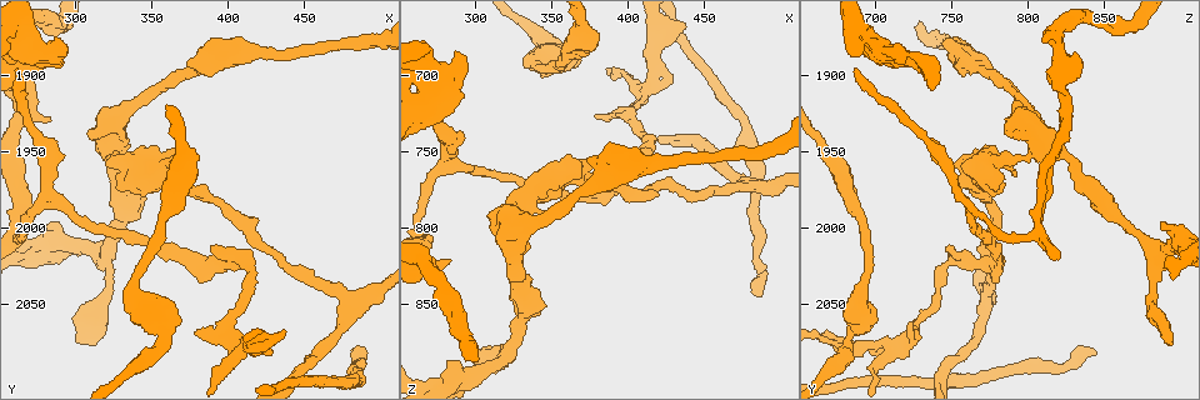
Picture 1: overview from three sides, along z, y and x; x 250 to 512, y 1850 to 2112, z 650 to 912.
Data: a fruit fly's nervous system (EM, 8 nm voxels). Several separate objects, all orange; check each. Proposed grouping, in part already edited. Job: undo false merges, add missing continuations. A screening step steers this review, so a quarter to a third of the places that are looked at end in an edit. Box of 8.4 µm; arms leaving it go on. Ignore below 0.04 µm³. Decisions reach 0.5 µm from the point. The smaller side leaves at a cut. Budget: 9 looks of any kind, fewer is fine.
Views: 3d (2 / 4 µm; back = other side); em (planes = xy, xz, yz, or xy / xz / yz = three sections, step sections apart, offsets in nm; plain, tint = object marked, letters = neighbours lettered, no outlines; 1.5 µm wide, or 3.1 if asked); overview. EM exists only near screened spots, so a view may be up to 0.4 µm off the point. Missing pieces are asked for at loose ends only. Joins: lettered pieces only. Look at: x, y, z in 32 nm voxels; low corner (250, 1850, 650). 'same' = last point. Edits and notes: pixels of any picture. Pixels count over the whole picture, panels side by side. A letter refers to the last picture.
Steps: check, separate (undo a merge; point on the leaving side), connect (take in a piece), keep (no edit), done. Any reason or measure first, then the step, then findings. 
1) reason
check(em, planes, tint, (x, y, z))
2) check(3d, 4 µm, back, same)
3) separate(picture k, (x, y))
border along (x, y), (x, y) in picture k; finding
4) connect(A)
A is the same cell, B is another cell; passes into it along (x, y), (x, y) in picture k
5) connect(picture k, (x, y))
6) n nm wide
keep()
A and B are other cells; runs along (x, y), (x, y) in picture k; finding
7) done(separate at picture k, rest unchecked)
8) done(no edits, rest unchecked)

calibre changes
check(3d, 4 µm, (358, 2074, 684))

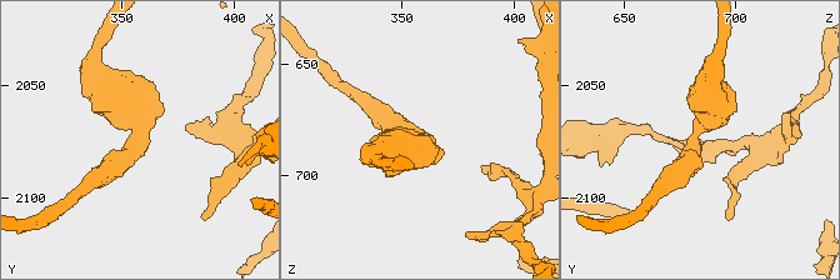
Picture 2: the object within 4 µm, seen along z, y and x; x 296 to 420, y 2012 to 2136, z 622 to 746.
arms of 300, 650 nm; need the tissue
check(em, xz, step 4, letters, (358, 2073, 681))

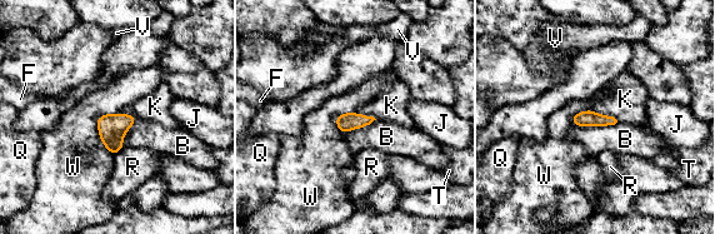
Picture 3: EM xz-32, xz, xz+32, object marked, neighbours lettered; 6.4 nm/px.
110 nm wide
keep()
B, F, J, K, Q, R, T, V and W are other cells; all the same cell

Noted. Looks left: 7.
an open end
check(em, planes, tint, (328, 1974, 778))

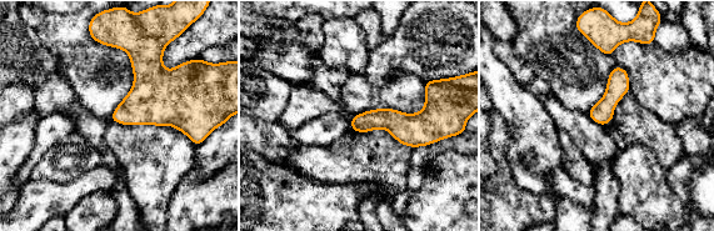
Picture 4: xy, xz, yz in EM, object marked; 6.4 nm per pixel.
what lies round it
check(em, planes, letters, same)

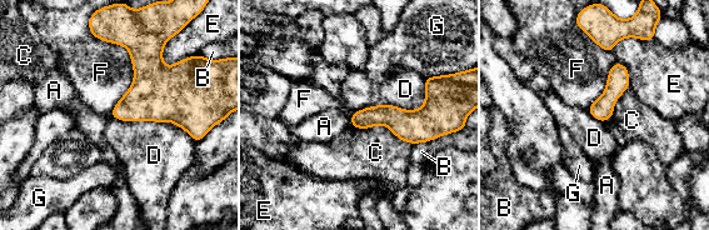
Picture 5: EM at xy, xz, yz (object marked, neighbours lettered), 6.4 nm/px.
keep()
A, B, C, D, E, F and G are other cells; border along (425, 78), (419, 108), (350, 115) in picture 5; none of them fits

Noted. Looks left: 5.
branch stops here
check(em, yz, step 4, letters, (284, 1930, 820))

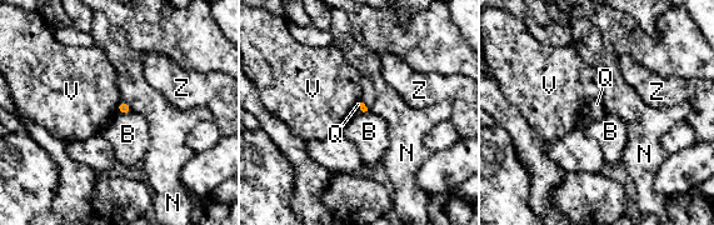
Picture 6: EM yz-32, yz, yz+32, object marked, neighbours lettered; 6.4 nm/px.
check(em, planes, letters, same)

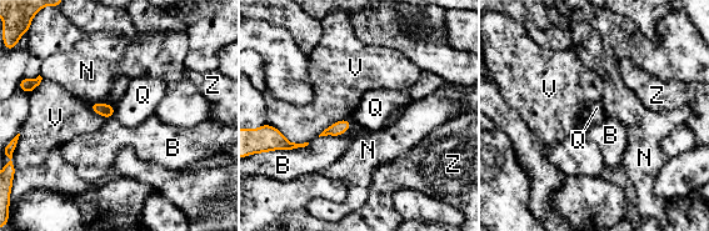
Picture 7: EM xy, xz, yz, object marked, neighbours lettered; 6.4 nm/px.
keep()
B, N, Q, V and Z are other cells; none of them fits

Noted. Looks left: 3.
an open end
check(em, planes, letters, (288, 1874, 682))

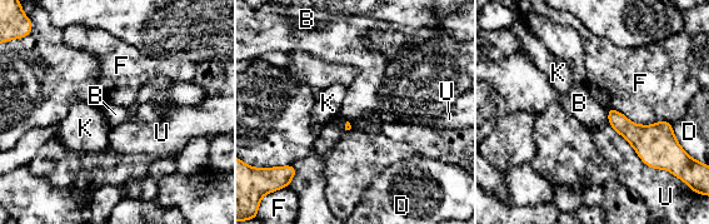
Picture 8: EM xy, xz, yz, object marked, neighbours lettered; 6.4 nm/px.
keep()
B, D, F, K and U are other cells; border along (605, 109), (608, 122) in picture 8; none of them fits

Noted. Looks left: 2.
done(no edits, rest unchecked)

